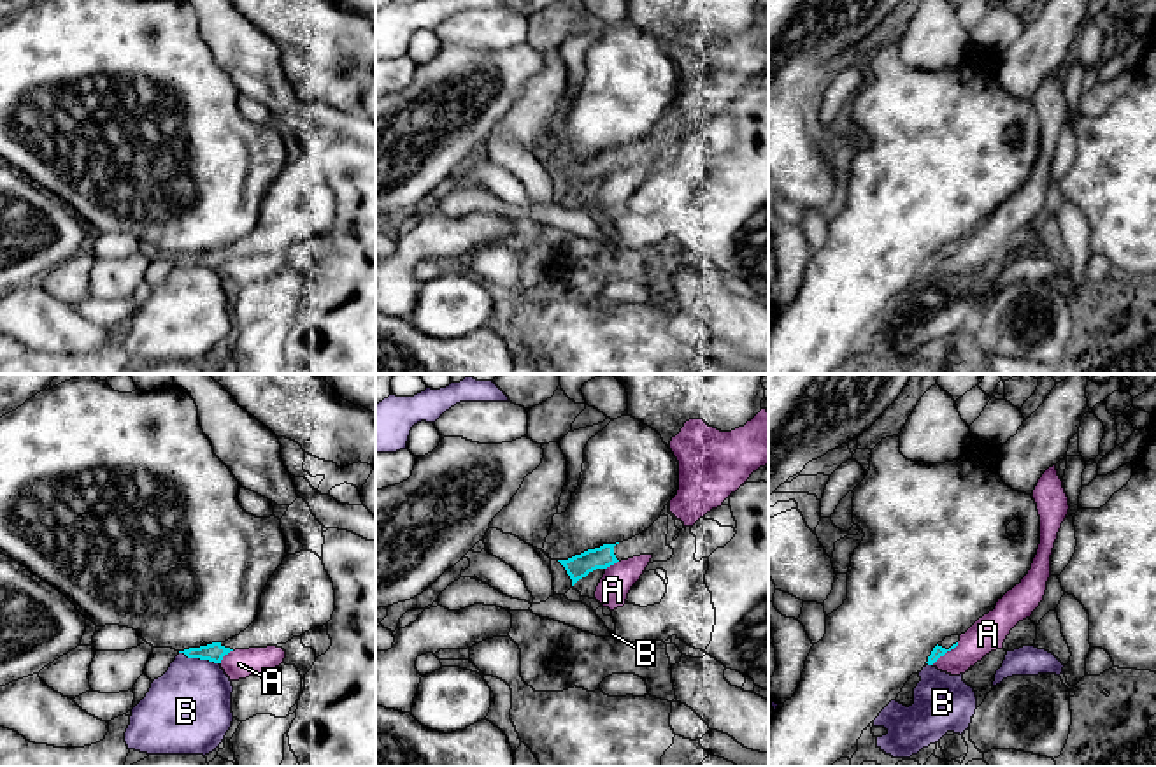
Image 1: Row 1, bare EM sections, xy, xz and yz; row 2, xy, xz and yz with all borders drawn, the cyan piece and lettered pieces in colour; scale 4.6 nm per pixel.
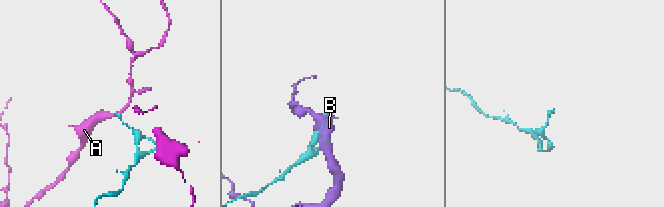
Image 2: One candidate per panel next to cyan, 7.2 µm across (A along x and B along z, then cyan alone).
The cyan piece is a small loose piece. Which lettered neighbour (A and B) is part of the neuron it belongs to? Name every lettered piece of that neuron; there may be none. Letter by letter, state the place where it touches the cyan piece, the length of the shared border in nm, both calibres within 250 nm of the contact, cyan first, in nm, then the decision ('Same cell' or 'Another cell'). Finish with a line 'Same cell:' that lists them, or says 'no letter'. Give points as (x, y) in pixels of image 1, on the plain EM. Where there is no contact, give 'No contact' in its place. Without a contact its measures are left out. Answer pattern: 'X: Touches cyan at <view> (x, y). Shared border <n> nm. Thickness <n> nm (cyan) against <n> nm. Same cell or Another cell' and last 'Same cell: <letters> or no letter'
A: Touches cyan at yz (944, 260). Shared border 160 nm. Thickness 50 nm (cyan) against 160 nm. Another cell
B: Touches cyan at xy (199, 264). Shared border 190 nm. Thickness 90 nm (cyan) against 400 nm. Another cell
Same cell: no letter

